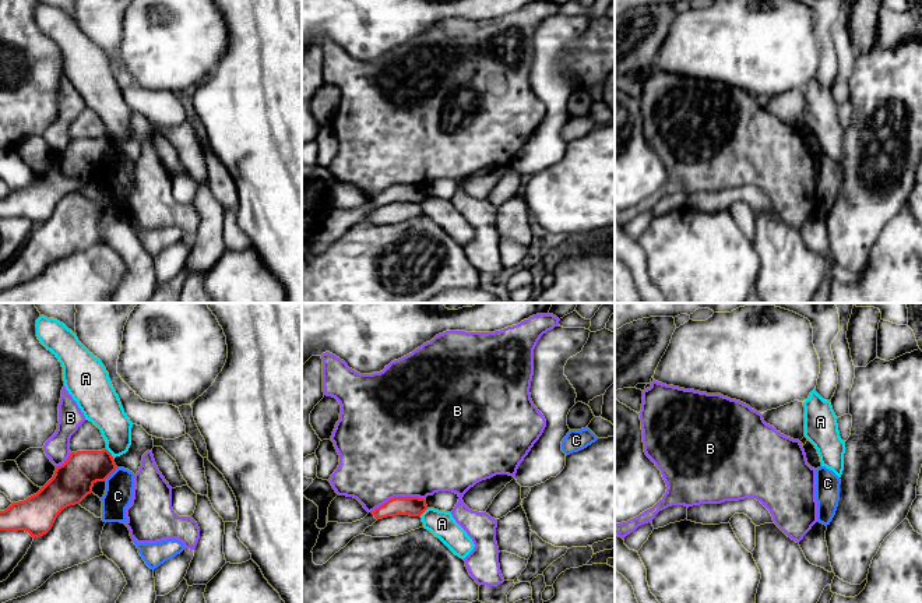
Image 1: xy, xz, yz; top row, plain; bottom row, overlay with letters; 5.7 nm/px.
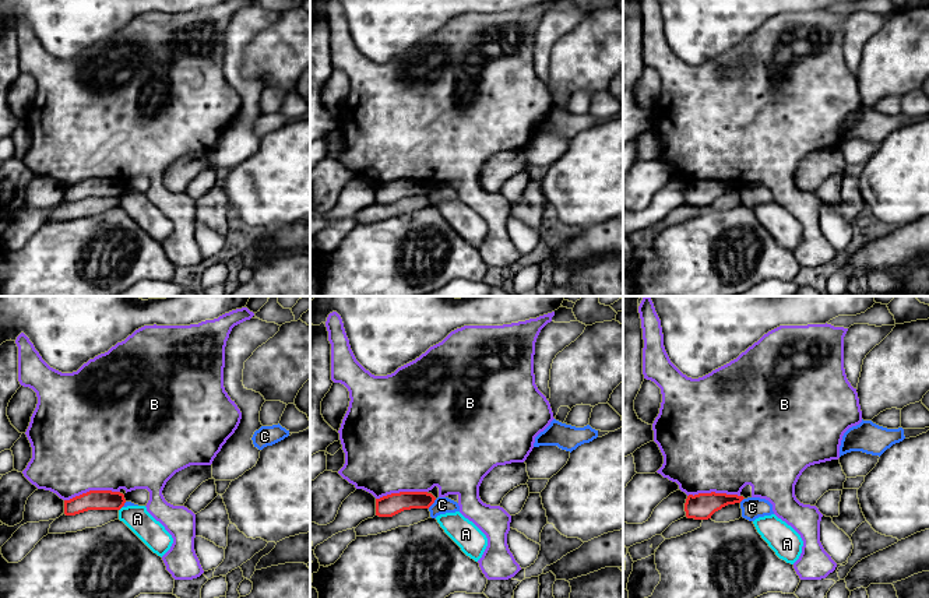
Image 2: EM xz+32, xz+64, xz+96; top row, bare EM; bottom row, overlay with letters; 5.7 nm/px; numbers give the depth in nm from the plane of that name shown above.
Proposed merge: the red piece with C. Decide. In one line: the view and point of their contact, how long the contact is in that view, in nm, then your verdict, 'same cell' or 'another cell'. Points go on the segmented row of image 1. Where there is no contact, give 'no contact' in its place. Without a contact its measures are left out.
xy (111, 473) | 100 nm | another cell

